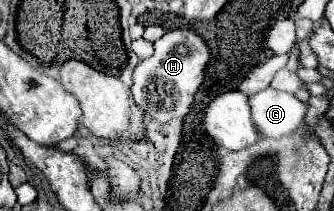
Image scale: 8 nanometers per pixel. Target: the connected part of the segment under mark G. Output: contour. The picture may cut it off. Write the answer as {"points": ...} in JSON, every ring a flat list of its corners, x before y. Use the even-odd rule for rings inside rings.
{"points":[[272,87,250,97,252,121,262,137,284,137,290,135,304,119,308,105,300,103,294,95,276,91]]}

